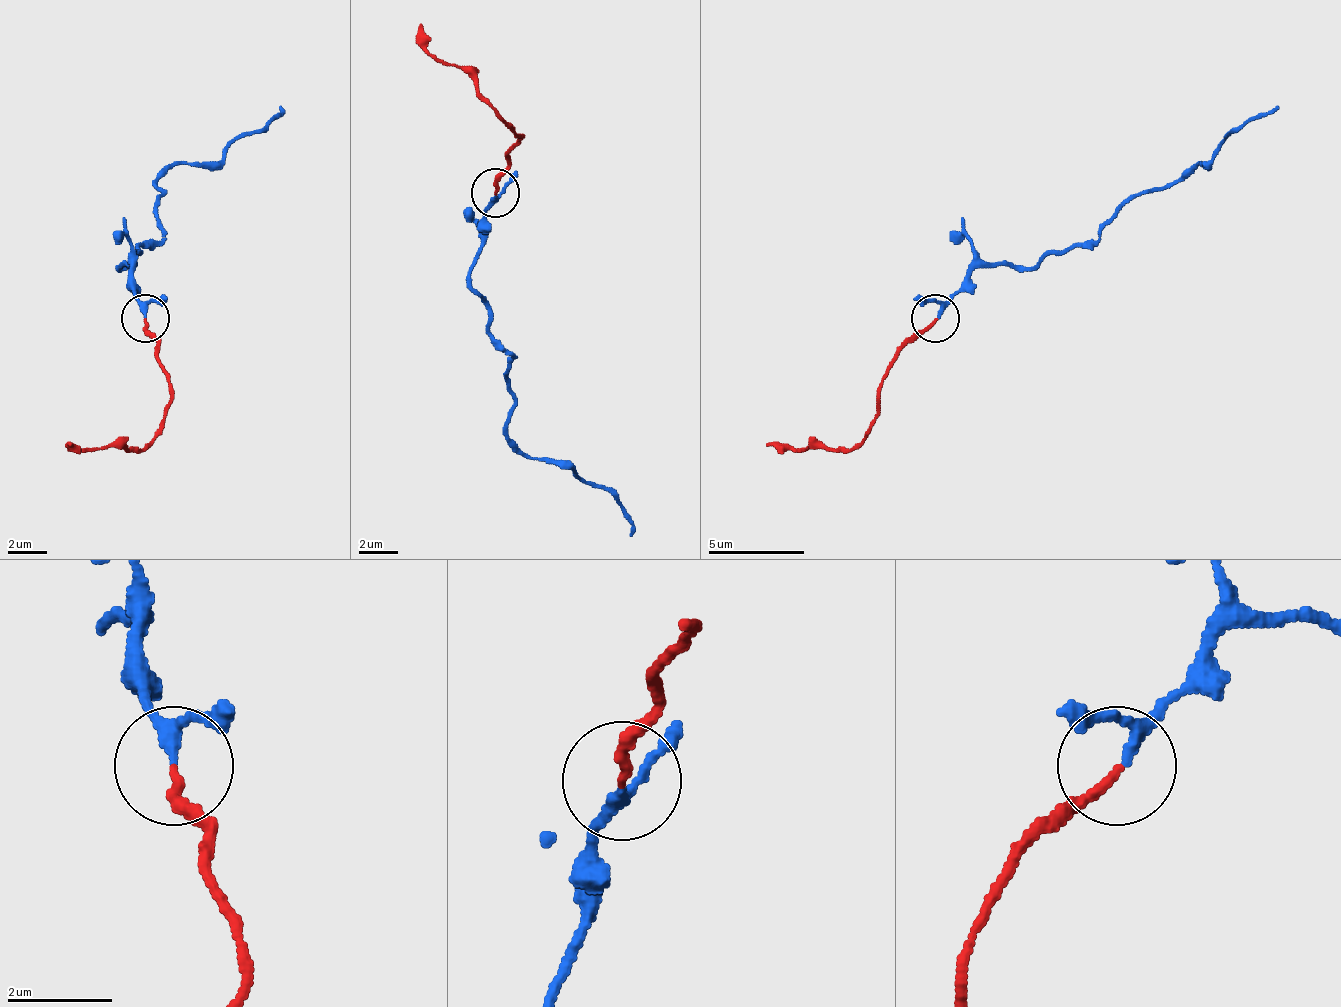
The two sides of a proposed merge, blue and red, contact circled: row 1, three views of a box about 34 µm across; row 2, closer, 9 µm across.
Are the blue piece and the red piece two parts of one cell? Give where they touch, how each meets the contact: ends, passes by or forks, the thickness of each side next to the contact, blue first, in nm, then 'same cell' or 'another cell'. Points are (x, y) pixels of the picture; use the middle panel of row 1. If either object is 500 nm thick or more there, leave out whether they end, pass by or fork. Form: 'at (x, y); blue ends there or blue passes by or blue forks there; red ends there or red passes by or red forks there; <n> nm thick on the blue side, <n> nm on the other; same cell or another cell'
at (495, 193); blue passes by; red ends there; 180 nm thick on the blue side, 170 nm on the other; same cell

